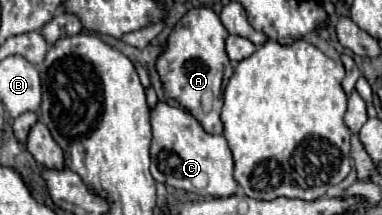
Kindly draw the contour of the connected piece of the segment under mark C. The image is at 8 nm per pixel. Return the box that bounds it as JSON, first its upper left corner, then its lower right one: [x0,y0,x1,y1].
[152,103,238,197]

